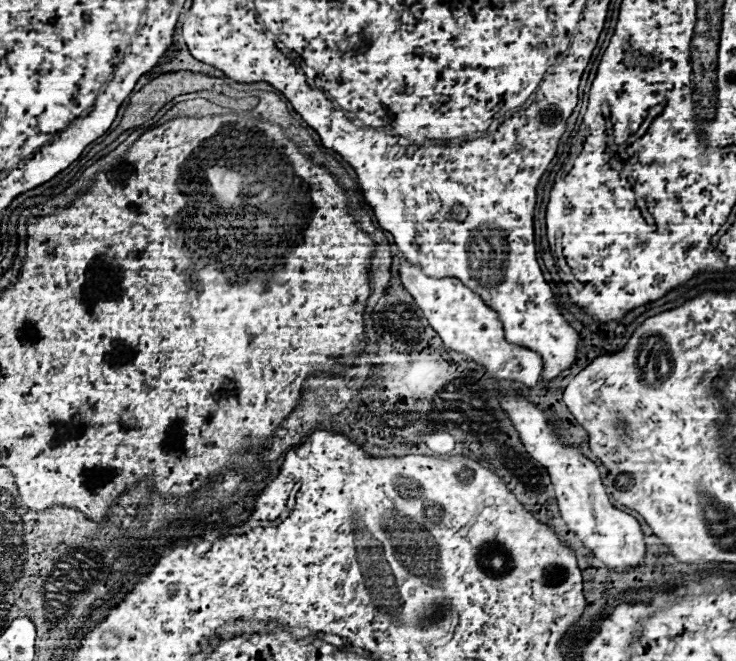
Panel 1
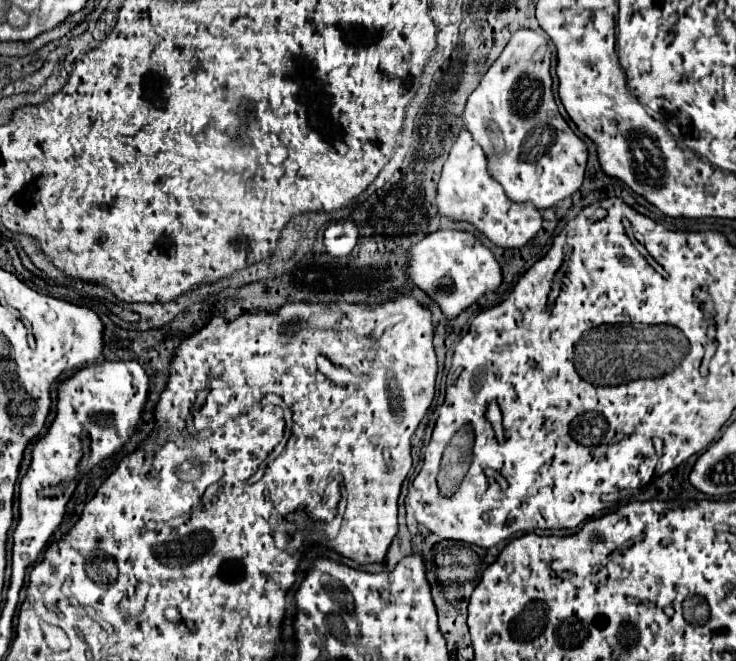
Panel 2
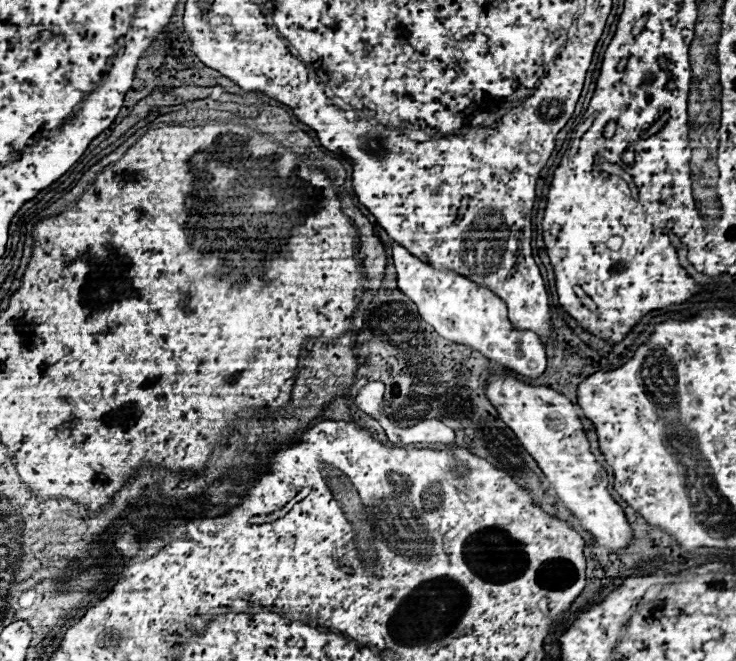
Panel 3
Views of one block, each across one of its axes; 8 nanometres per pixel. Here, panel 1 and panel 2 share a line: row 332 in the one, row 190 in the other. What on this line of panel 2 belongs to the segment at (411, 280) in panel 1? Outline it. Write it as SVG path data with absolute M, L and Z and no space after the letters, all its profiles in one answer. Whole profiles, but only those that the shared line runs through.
M462 128L454 142L438 182L438 208L440 214L452 220L468 220L490 242L502 248L522 248L542 226L542 214L534 204L512 202L502 186L488 174L484 150L472 140L472 134Z

